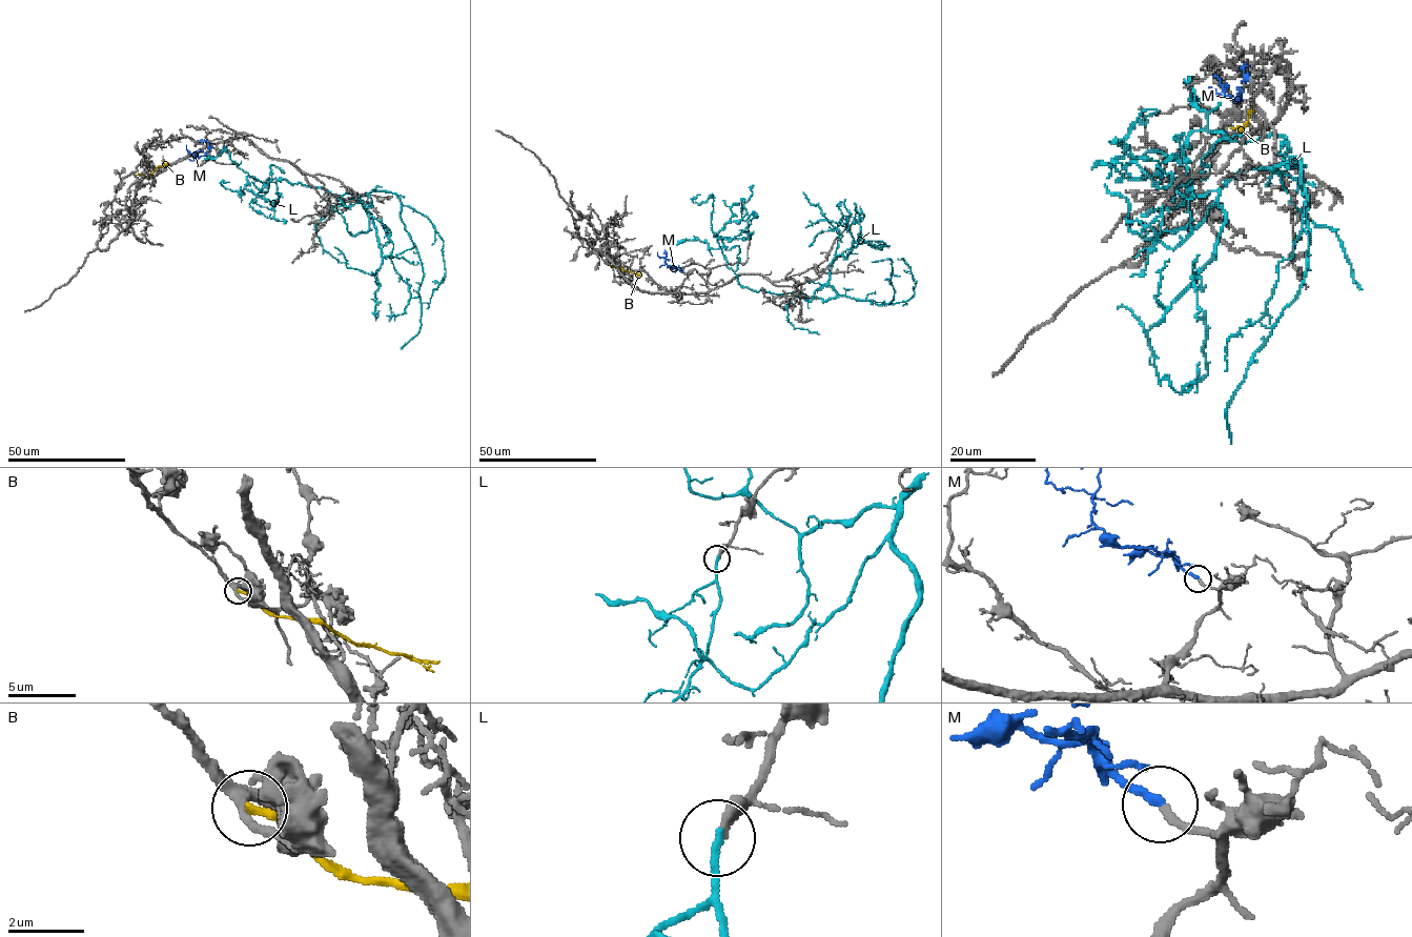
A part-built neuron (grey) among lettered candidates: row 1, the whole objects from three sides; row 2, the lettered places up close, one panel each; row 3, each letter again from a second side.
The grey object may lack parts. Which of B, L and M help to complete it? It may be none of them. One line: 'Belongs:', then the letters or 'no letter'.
Belongs: M

